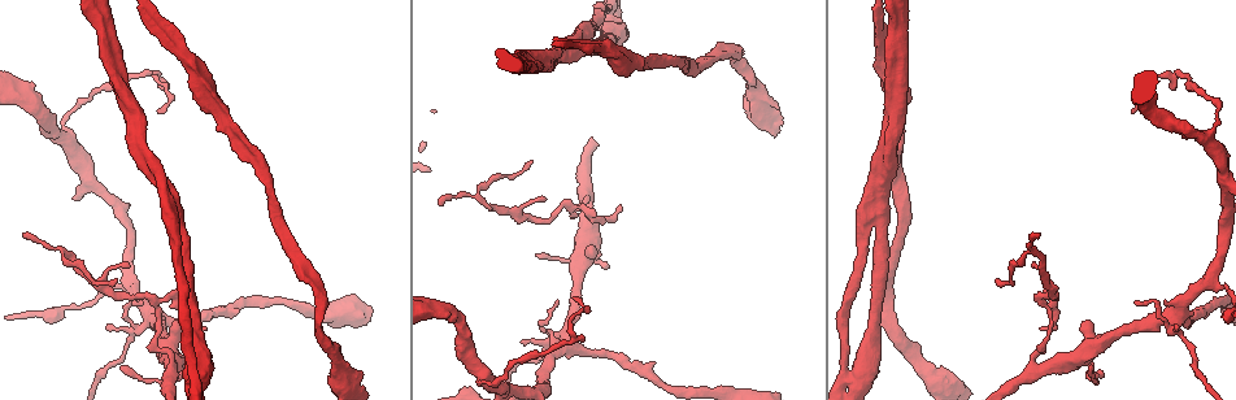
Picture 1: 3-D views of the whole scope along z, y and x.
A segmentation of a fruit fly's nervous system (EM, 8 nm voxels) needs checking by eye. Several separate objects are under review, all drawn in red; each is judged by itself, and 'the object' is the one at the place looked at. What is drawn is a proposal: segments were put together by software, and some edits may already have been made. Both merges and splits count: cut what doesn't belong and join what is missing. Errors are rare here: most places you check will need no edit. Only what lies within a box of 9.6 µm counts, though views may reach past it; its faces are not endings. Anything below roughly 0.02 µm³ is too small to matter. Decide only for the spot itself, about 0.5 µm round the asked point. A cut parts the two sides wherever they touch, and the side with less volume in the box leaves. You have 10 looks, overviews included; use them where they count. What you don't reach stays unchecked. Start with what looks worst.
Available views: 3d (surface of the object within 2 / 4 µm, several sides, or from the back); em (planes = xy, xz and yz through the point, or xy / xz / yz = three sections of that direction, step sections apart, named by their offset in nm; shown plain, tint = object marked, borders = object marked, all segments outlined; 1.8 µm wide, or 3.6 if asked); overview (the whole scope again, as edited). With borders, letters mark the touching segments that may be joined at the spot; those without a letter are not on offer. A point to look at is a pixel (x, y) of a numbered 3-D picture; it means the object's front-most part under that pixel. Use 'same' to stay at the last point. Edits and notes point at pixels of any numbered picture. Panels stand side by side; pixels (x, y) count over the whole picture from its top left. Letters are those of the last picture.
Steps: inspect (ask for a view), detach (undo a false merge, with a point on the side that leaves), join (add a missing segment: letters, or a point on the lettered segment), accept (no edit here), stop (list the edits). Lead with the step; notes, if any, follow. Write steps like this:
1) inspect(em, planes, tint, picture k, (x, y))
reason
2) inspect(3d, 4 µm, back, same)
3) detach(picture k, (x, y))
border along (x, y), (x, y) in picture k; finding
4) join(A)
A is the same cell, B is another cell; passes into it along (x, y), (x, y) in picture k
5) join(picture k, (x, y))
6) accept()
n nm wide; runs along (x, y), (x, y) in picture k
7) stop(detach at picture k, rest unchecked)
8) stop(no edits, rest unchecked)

inspect(3d, 4 µm, back, picture 1, (180, 222))
two arms at a narrow angle

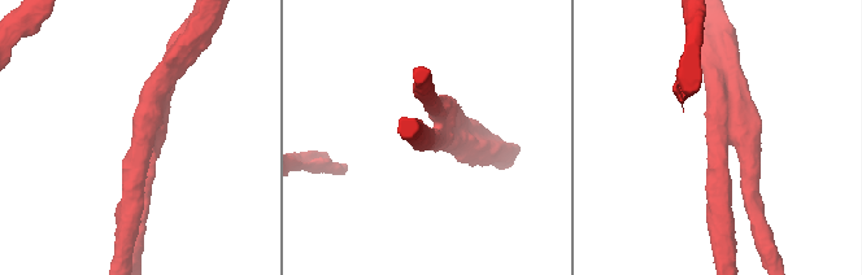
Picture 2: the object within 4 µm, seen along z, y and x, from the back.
inspect(em, planes, borders, picture 2, (714, 142))
shape alone is not enough

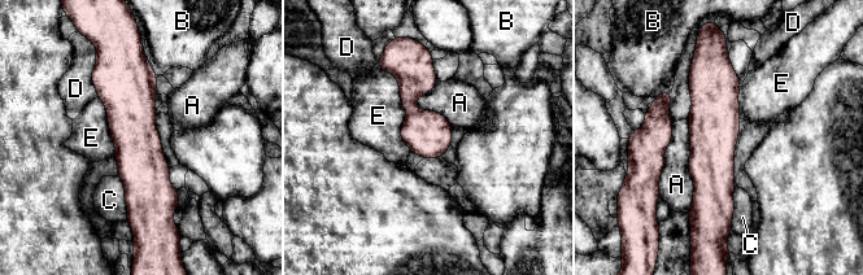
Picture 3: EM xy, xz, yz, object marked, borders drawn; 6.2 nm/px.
accept()
280 nm wide; A, B, C, D and E are other cells; runs along (131, 62), (144, 218) in picture 3; all the same neuron

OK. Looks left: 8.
inspect(em, planes, borders, picture 1, (621, 206))
tapers out

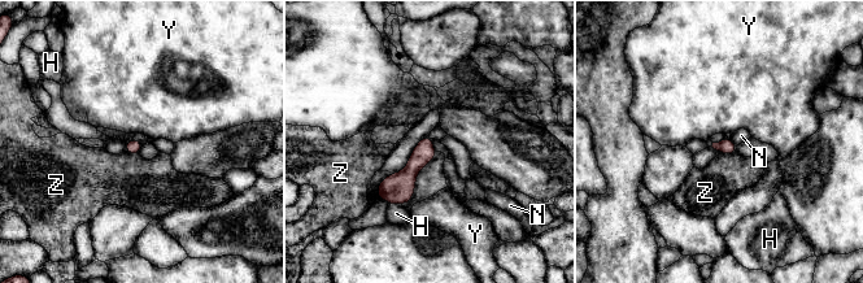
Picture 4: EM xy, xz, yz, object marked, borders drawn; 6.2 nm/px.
accept()
90 nm wide; H, N, Y and Z are other cells; border along (126, 151), (138, 155) in picture 4; none of them fits

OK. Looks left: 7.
inspect(3d, 4 µm, picture 1, (611, 14))
three-way junction

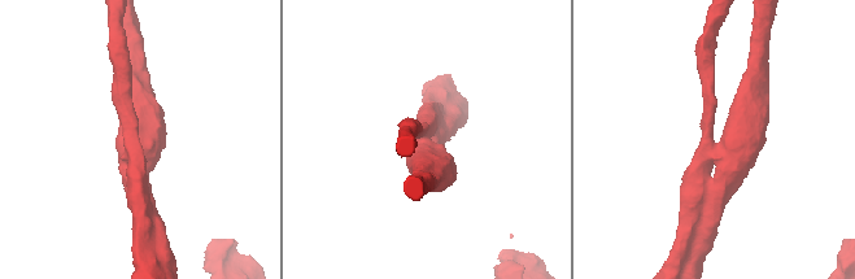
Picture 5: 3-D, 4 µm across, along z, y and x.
inspect(em, 3.6 µm, planes, borders, picture 5, (425, 140))

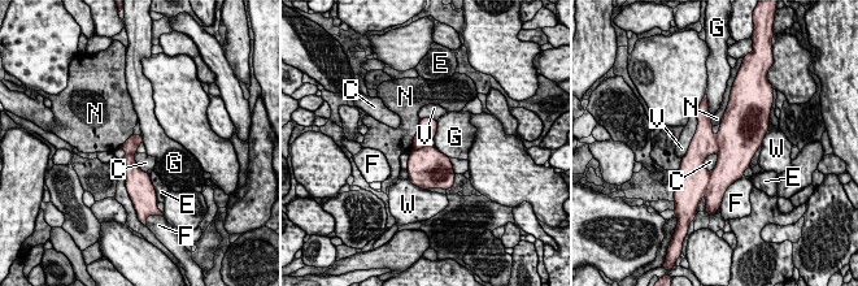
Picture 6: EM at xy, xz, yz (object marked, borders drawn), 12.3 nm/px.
accept()
V touches over 600 nm; C, E, F, G, N, V and W are other cells; border along (717, 152), (717, 164), (709, 173) in picture 6; continuous, no second neuron

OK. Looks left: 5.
inspect(em, xz, step 4, borders, picture 1, (482, 199))

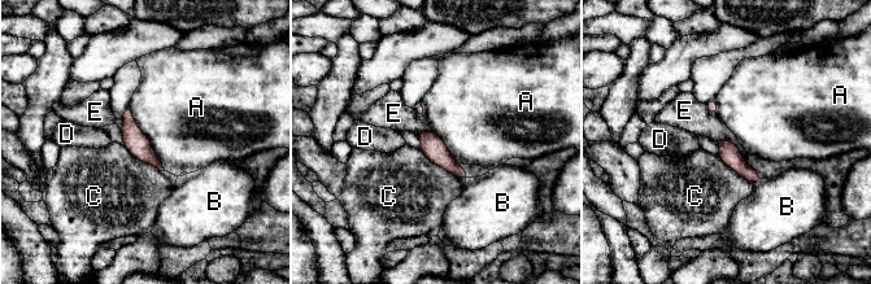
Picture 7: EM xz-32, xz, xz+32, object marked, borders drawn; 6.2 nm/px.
accept()
A, B, C, D and E are other cells; border along (717, 140), (732, 142), (762, 178) in picture 7; continuous, no second neuron

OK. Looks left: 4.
stop(no edits, rest unchecked)

